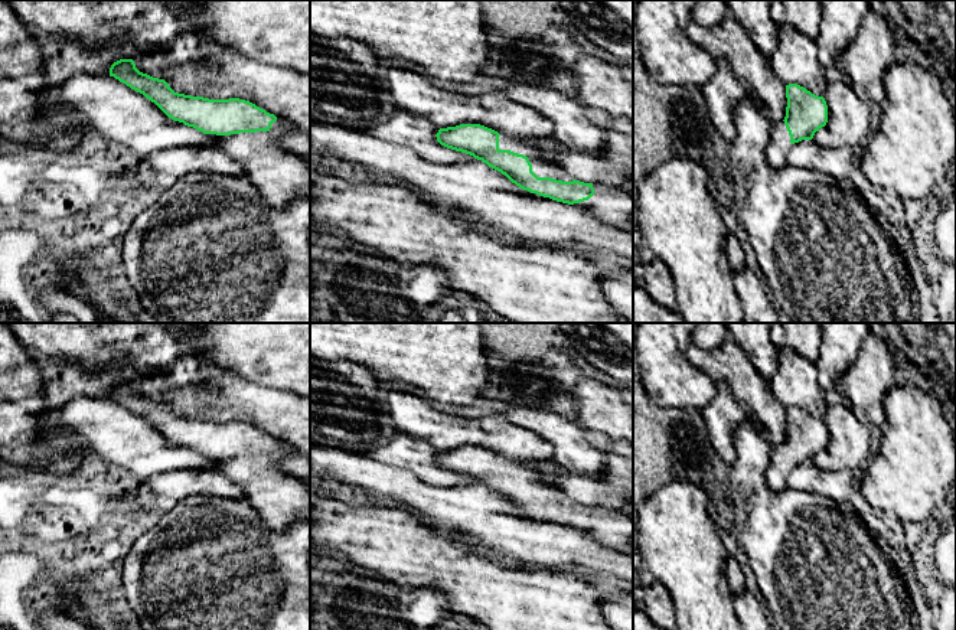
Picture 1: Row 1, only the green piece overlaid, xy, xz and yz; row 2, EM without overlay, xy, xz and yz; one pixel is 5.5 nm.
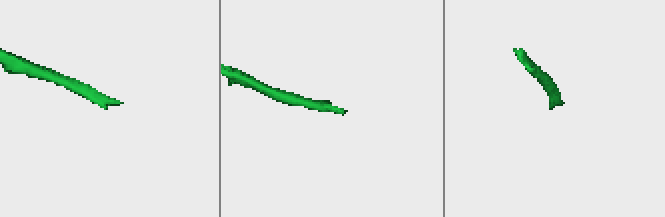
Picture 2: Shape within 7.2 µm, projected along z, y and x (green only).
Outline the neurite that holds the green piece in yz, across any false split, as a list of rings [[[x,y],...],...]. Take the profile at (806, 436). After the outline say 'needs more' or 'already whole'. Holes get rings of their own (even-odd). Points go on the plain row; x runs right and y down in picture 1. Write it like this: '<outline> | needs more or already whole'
[[[789,407],[786,421],[786,440],[771,448],[766,470],[767,484],[776,492],[786,489],[786,479],[795,466],[812,463],[828,445],[828,428],[823,420],[797,407]]] | needs more

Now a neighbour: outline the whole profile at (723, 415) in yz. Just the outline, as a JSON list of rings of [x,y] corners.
[[[717,381],[714,399],[701,409],[709,441],[715,453],[733,466],[735,461],[734,434],[737,427],[747,420],[744,409],[733,396],[725,382]]]

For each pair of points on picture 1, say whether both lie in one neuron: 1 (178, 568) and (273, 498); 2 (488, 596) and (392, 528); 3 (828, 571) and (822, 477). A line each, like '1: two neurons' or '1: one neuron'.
1: two neurons
2: one neuron
3: two neurons

